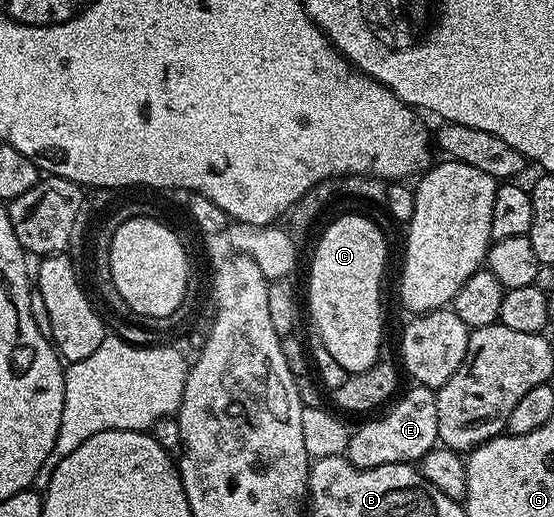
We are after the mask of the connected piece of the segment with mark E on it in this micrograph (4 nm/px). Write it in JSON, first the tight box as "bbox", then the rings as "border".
{"bbox":[345,385,439,470],"border":[[[412,385],[410,389],[411,391],[403,399],[400,397],[390,409],[383,412],[388,414],[380,413],[375,416],[380,418],[372,417],[367,420],[372,422],[359,427],[356,425],[352,429],[345,456],[358,470],[368,470],[377,468],[381,464],[397,464],[398,462],[415,464],[430,450],[435,449],[439,442],[436,391],[429,389],[428,386],[417,385]]]}

